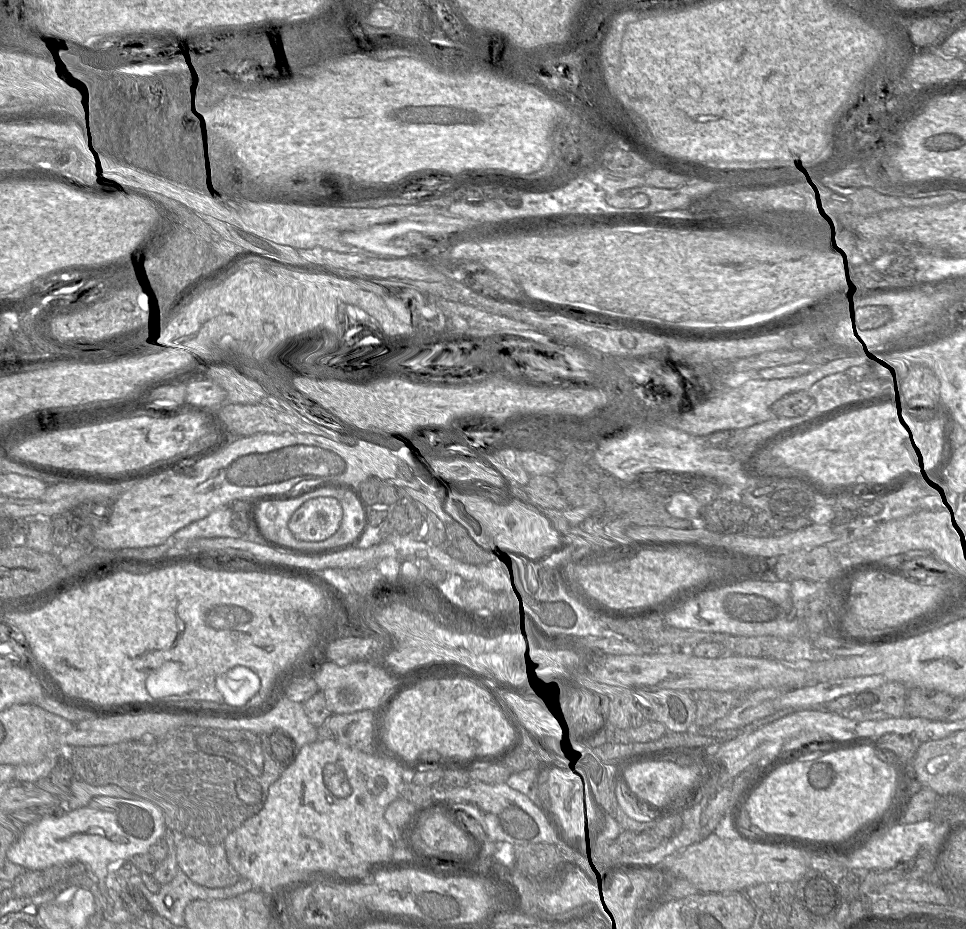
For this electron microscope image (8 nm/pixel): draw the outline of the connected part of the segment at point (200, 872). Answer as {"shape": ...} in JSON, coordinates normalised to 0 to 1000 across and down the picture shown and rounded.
{"shape":[[[193,781],[178,787],[168,794],[134,797],[116,802],[79,804],[71,808],[71,817],[78,836],[96,845],[121,845],[141,857],[159,864],[168,874],[171,888],[180,897],[184,934],[201,950],[215,956],[230,956],[243,952],[247,941],[236,927],[231,909],[233,902],[248,890],[256,882],[266,876],[274,865],[280,846],[290,835],[293,821],[286,815],[286,808],[277,806],[282,792],[278,789],[262,786],[227,785],[207,781]]]}

